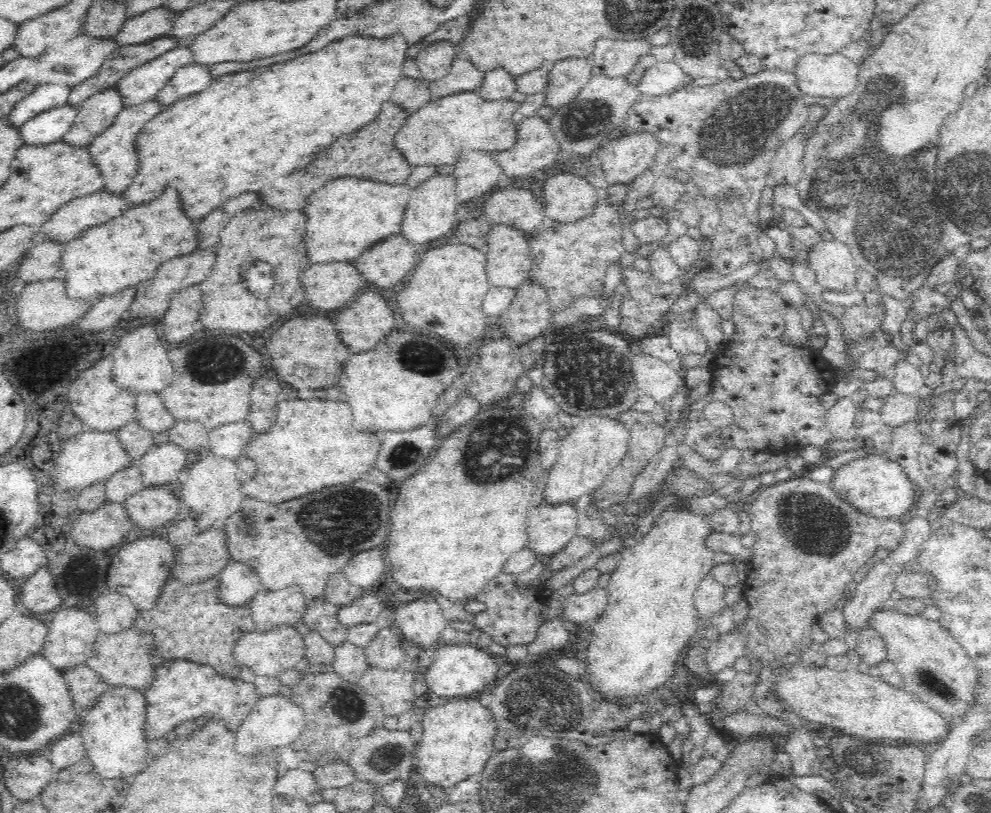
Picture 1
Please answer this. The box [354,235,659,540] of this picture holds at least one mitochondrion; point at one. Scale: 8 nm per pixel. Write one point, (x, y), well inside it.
(591, 373)

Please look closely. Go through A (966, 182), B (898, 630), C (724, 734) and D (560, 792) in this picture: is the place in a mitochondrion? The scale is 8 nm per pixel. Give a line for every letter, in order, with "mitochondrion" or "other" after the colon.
A: mitochondrion
B: other
C: other
D: mitochondrion

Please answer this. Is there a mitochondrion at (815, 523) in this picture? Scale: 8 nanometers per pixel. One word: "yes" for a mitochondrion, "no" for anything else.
yes

